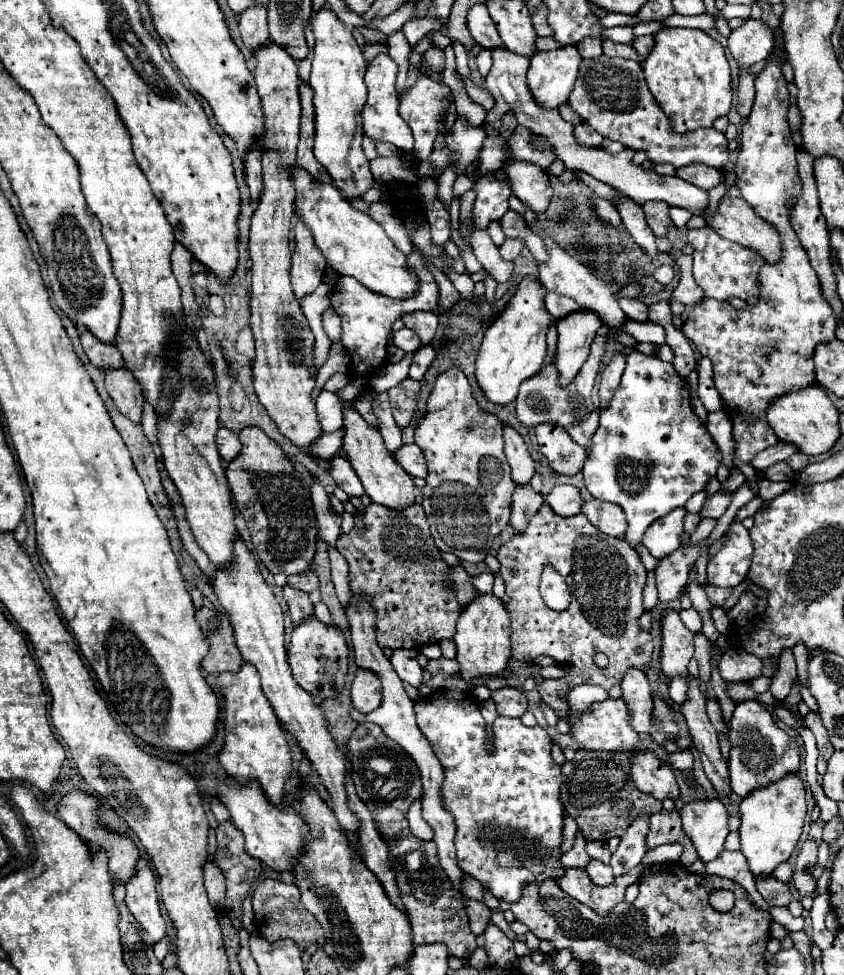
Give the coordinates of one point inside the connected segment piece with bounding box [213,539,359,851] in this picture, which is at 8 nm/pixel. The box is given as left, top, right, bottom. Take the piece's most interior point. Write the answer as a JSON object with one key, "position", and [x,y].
{"position":[255,615]}

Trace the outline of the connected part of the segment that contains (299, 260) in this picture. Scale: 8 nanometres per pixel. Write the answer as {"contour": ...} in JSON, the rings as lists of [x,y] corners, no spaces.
{"contour":[[[295,221],[295,253],[291,263],[291,283],[297,301],[311,295],[323,281],[325,257],[315,247],[309,229],[301,221]]]}

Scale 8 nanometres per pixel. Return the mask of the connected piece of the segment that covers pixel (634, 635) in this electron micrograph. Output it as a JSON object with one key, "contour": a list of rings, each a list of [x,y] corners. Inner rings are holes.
{"contour":[[[543,503],[541,509],[527,523],[525,531],[511,535],[511,539],[499,547],[495,557],[501,563],[499,573],[505,579],[507,595],[509,595],[509,603],[505,607],[511,617],[513,659],[529,665],[529,663],[535,663],[539,655],[545,655],[545,657],[553,657],[557,663],[569,663],[575,669],[569,675],[565,675],[563,679],[545,681],[539,685],[541,699],[557,715],[567,713],[569,707],[563,697],[571,687],[581,685],[581,683],[589,683],[589,685],[599,685],[609,691],[615,683],[619,683],[623,679],[623,675],[629,667],[637,667],[641,671],[649,669],[651,655],[653,655],[651,635],[647,631],[641,631],[637,625],[637,619],[645,611],[643,609],[643,587],[645,587],[647,571],[645,571],[637,551],[627,547],[625,541],[609,537],[609,535],[601,535],[601,531],[597,531],[597,527],[593,527],[593,523],[589,523],[589,519],[585,519],[583,513],[573,515],[573,517],[561,517],[561,515],[553,513],[547,503]],[[545,565],[551,565],[553,569],[557,569],[569,585],[571,605],[561,613],[557,613],[557,611],[545,607],[545,603],[541,603],[539,579],[541,579],[541,571]],[[595,653],[607,653],[609,665],[597,667],[593,661]]]}

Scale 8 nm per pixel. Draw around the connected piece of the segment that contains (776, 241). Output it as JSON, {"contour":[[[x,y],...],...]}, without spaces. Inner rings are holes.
{"contour":[[[723,197],[711,217],[711,227],[729,241],[757,251],[767,263],[781,261],[781,237],[771,223],[755,215],[741,197]]]}

